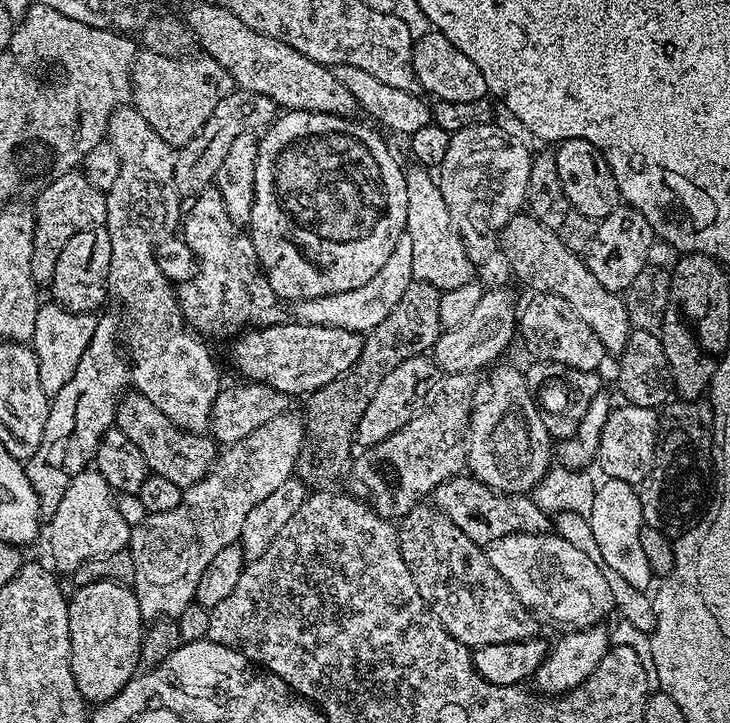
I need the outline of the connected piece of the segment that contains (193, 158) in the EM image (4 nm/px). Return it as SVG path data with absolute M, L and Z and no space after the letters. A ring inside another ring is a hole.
M245 88L226 94L226 98L218 102L214 114L206 118L206 126L202 126L202 130L198 130L198 134L194 134L194 138L190 138L190 142L186 142L176 152L174 182L181 197L195 198L201 192L211 189L218 169L222 167L222 161L226 159L226 153L230 151L230 146L234 143L234 138L238 138L238 134L246 134L250 129L267 129L277 115L278 109L275 102L266 98L266 94L254 94Z

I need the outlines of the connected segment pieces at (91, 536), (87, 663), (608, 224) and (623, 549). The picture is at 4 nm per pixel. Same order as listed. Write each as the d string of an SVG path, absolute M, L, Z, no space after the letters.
M80 470L84 472L80 472L71 477L69 479L68 485L66 486L66 495L62 497L62 502L58 502L58 510L52 517L50 518L49 526L46 528L46 536L48 532L48 544L52 547L52 560L51 563L54 565L55 571L60 574L70 574L74 570L78 570L78 566L82 566L82 562L87 562L90 558L102 558L102 554L118 554L118 550L122 550L123 548L129 547L129 540L131 538L133 525L128 524L126 522L126 518L122 518L122 514L118 510L118 506L116 505L116 496L114 495L114 491L111 486L109 486L106 482L106 478L102 476L98 471L95 470Z
M94 582L90 586L76 588L73 593L68 601L68 617L74 682L89 705L105 704L132 681L132 677L137 675L141 667L140 647L143 644L146 621L139 612L138 598L129 585Z
M621 206L616 208L606 219L599 221L594 234L594 242L590 242L583 259L591 274L598 278L606 290L620 294L628 289L630 282L638 278L638 270L642 270L650 262L648 256L652 252L652 227L638 210Z
M606 478L602 482L588 510L589 522L600 547L602 558L634 588L647 591L654 577L646 554L643 553L643 547L639 543L639 535L644 527L639 493L633 485L622 482L621 479Z

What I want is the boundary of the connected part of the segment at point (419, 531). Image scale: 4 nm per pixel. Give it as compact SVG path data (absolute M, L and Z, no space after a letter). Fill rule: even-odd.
M417 506L399 521L400 549L406 566L410 566L410 574L414 574L414 582L418 586L418 594L428 604L428 609L442 622L444 629L458 642L469 648L478 646L494 646L494 642L522 642L533 639L537 635L538 621L527 606L510 590L510 586L490 566L487 551L476 544L446 514L442 514L434 506Z

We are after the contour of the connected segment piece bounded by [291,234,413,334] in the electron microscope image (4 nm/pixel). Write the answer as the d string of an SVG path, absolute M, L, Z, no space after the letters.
M405 234L398 238L390 258L386 258L386 266L382 266L382 270L378 270L378 274L374 274L370 282L358 286L352 292L344 292L340 296L330 294L322 298L297 300L291 305L292 312L296 315L293 317L302 324L334 326L342 330L367 334L374 326L378 326L378 322L382 322L382 318L386 318L386 314L402 294L402 290L406 290L406 286L410 286L412 282L412 247L410 238Z

